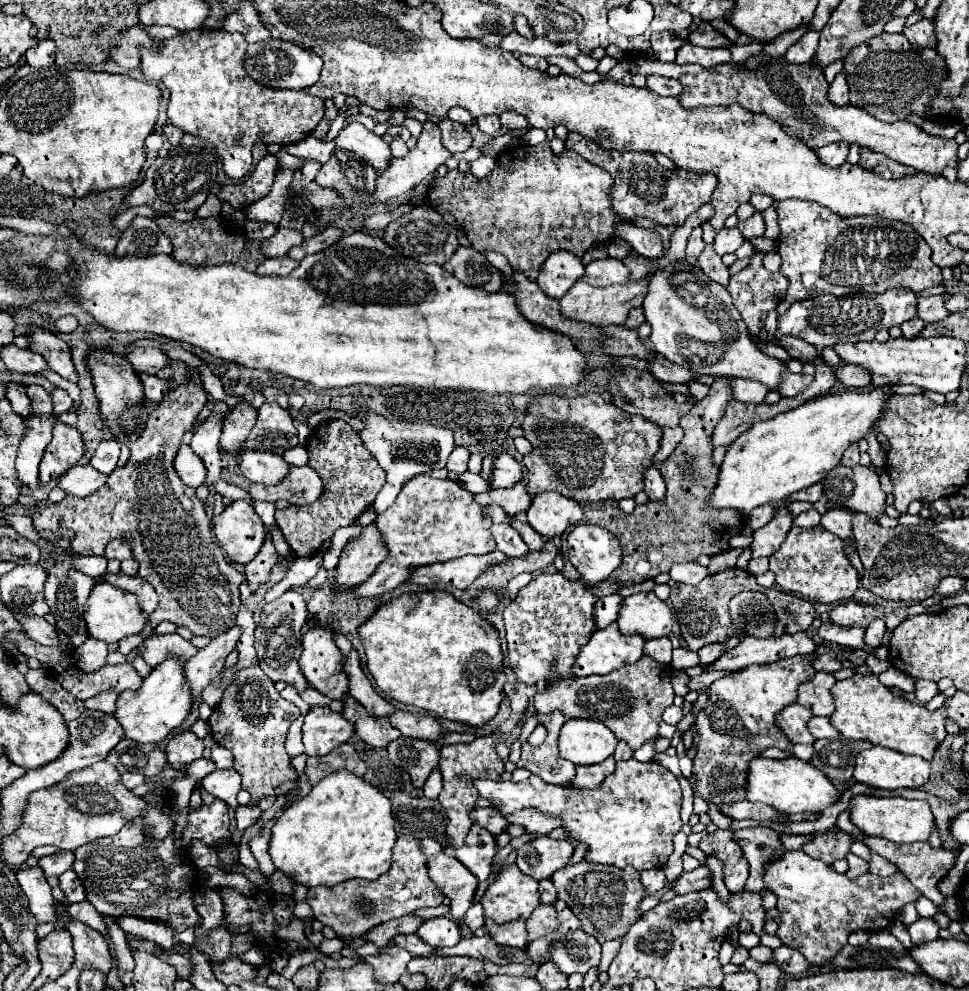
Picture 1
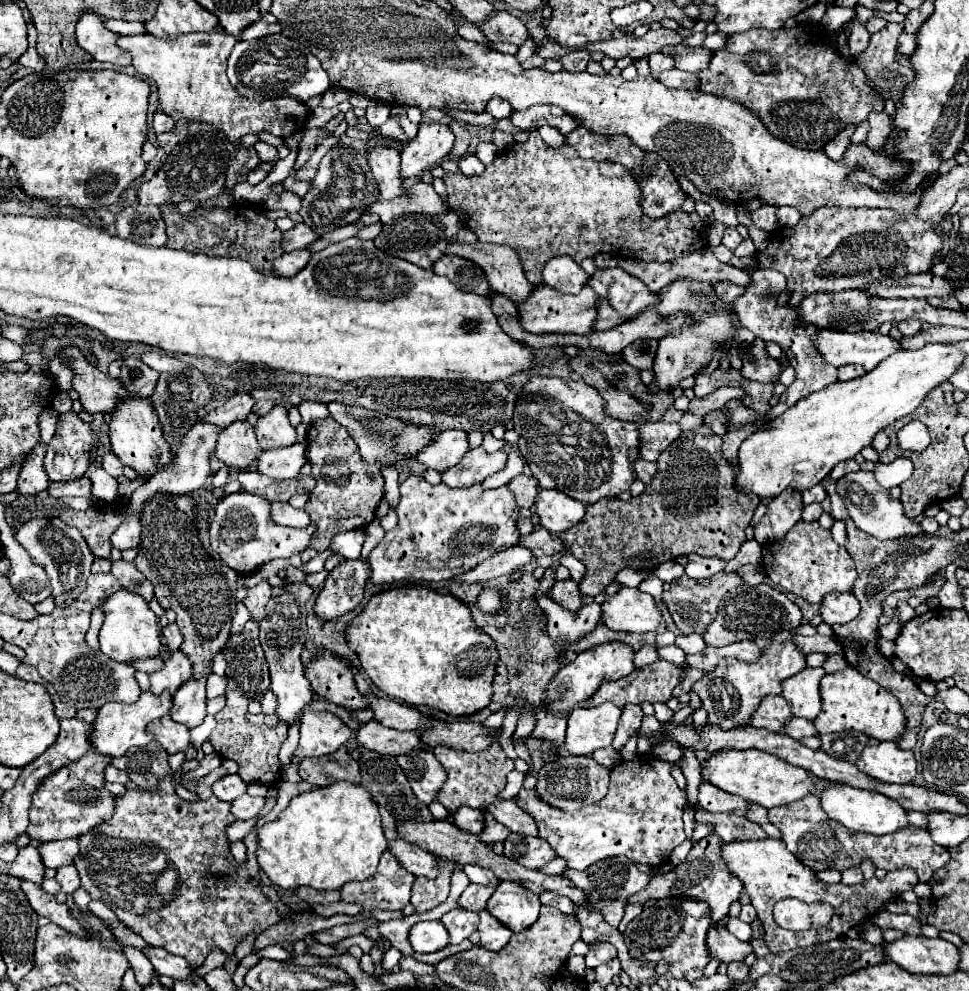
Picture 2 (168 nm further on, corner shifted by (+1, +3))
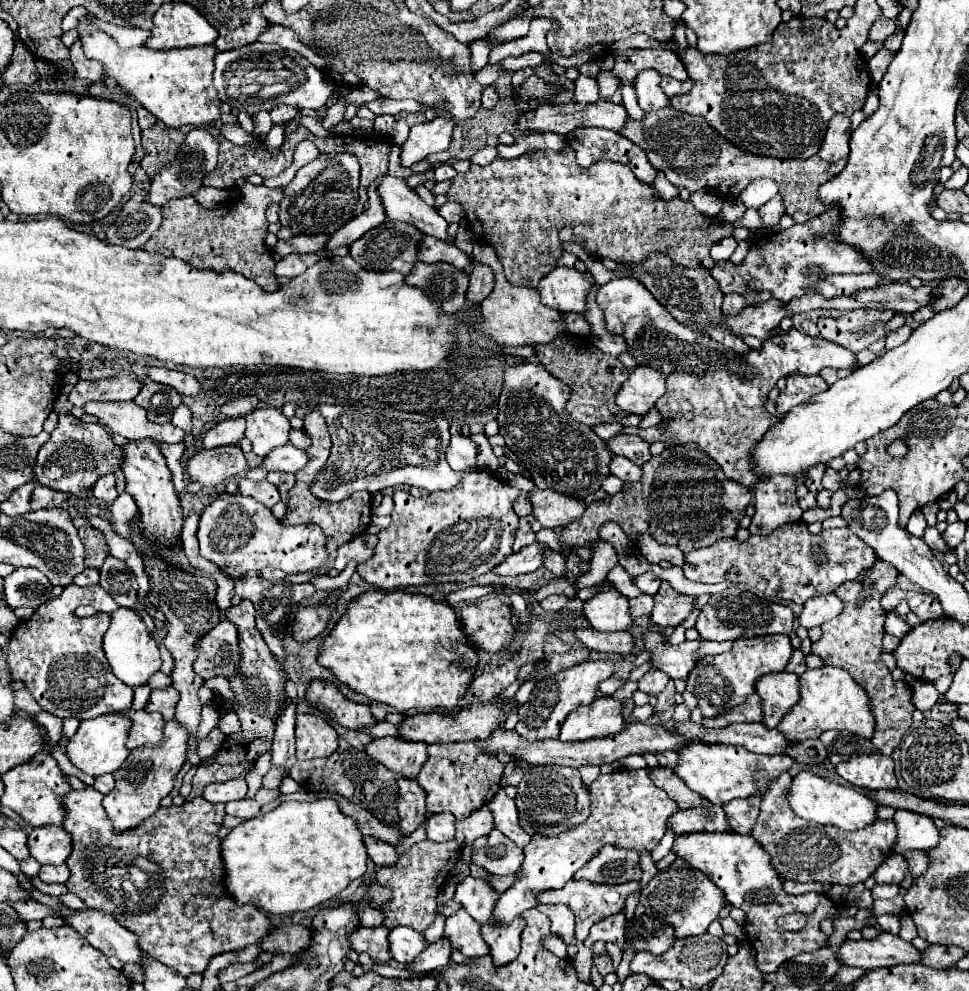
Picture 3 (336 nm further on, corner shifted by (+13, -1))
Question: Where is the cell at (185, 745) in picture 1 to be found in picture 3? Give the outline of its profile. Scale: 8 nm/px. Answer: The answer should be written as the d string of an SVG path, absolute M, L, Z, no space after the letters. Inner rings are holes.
M129 709L123 715L131 717L131 721L133 721L133 727L131 727L129 739L127 739L127 749L161 743L165 721L163 721L163 717L159 717L159 713L149 713L145 709L141 709L141 711Z

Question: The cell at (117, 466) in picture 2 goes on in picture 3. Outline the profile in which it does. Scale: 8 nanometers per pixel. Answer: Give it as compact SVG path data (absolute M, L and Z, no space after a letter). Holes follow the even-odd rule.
M107 473L107 475L103 475L97 483L95 483L95 487L93 487L93 495L97 497L97 499L101 499L103 503L111 503L115 497L117 497L117 489L115 489L115 477L111 475L111 473Z

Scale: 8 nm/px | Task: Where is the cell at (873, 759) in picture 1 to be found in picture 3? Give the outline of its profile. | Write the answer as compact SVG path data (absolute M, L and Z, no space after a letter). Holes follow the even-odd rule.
M881 753L857 755L839 763L837 775L855 787L865 789L895 789L897 779L893 773L893 759Z

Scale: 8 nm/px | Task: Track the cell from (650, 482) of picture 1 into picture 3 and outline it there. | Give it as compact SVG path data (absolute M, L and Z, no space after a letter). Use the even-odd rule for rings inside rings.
M613 457L611 459L611 475L623 479L623 481L639 481L641 479L641 467L631 463L625 457Z

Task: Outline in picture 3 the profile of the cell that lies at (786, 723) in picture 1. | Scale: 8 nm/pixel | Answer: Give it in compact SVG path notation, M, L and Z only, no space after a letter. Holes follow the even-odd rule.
M753 693L751 697L747 697L743 705L737 705L735 709L731 709L729 713L721 713L719 717L705 719L703 725L709 729L723 729L733 723L761 723L761 721L763 721L763 701L757 697L757 693Z

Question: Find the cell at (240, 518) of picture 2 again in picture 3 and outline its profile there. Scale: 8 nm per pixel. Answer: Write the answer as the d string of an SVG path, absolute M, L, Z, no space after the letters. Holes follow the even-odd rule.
M239 493L215 499L203 509L197 539L201 555L219 565L231 579L239 579L249 571L261 571L265 567L275 567L285 573L311 571L321 567L327 559L325 537L317 525L283 525L265 505Z

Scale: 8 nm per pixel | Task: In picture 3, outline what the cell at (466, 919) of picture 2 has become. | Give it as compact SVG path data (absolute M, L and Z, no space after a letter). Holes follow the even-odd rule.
M439 937L435 943L431 943L415 961L411 963L413 971L441 971L451 961L451 941L447 937Z

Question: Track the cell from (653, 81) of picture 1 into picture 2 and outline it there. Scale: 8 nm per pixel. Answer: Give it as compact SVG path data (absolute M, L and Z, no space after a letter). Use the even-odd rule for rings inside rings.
M669 69L667 73L661 73L659 81L665 87L673 87L673 89L699 89L699 75L679 69Z

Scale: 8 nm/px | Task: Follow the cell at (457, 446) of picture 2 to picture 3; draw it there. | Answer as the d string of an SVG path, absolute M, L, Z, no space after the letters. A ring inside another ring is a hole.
M453 433L447 447L447 461L451 469L459 471L459 469L465 469L467 465L475 467L477 465L475 457L477 457L477 445L469 437Z

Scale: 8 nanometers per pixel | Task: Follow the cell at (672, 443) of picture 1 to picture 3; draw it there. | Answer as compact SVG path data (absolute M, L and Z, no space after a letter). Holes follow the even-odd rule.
M615 435L611 441L609 441L609 449L615 453L615 455L623 455L627 457L629 461L633 461L635 465L643 465L651 459L651 453L649 453L649 443L643 441L641 437L637 435Z

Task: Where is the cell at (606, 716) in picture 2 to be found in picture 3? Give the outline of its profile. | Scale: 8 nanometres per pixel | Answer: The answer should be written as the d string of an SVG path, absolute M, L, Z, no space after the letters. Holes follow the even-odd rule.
M597 697L591 705L571 711L561 725L561 741L585 741L593 737L607 737L623 729L623 705L613 697Z

